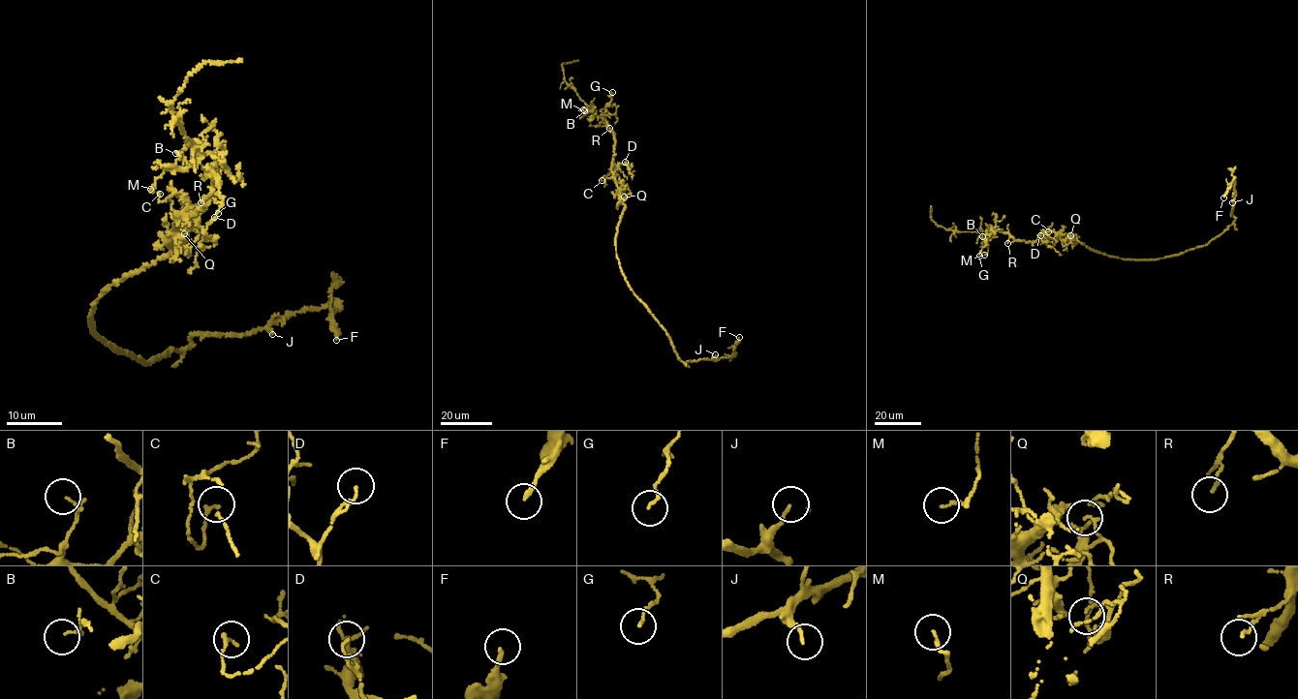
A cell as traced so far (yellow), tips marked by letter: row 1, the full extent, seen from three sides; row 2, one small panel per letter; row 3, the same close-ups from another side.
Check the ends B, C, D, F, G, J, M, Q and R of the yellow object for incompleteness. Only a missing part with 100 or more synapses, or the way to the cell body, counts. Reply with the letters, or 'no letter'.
no letter

